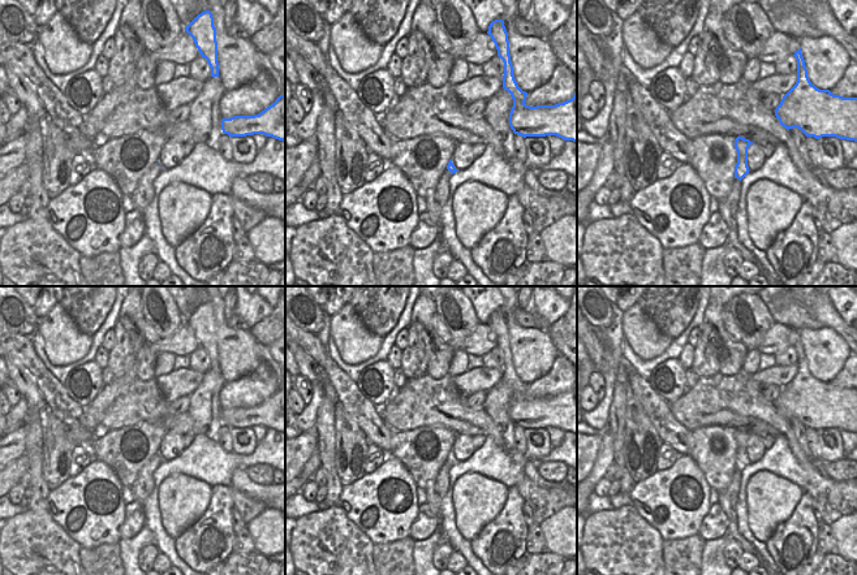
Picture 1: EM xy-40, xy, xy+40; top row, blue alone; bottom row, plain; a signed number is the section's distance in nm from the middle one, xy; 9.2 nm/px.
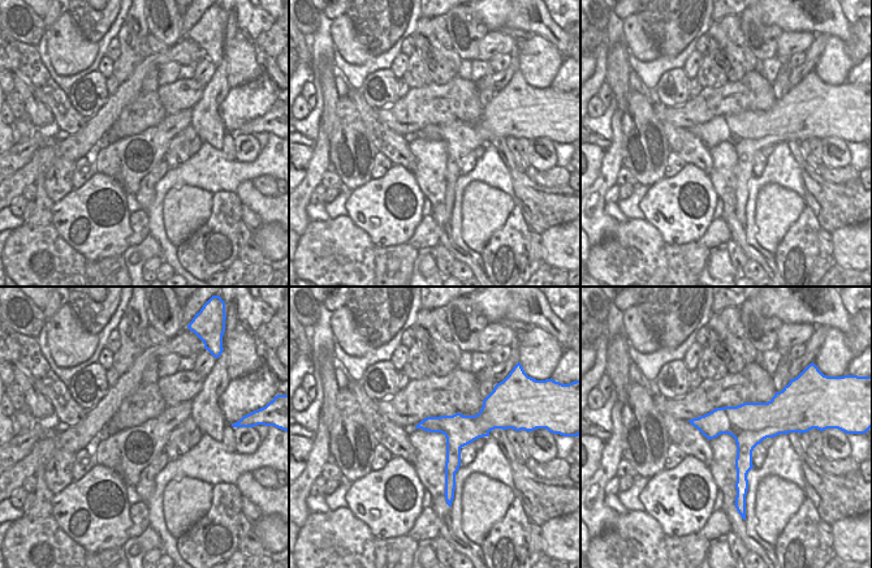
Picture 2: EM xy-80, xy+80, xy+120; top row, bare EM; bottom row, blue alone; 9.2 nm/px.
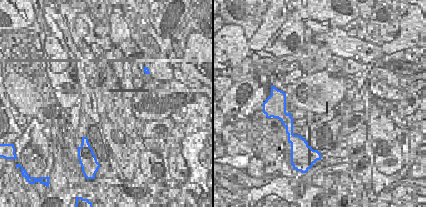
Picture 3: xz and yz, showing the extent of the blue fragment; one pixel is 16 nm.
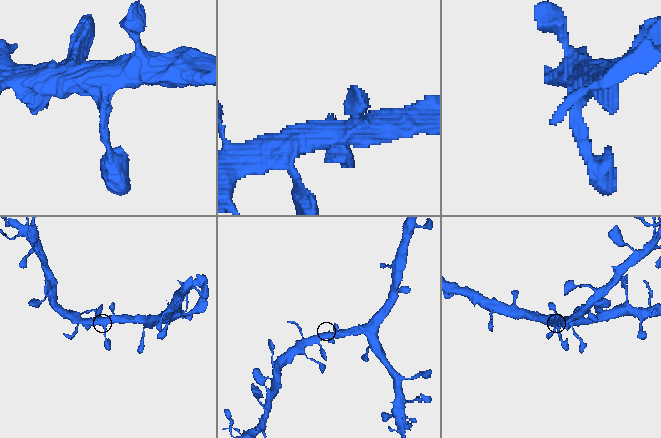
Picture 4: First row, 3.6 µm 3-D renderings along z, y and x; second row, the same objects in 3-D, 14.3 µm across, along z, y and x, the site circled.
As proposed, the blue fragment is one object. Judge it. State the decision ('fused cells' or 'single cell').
single cell

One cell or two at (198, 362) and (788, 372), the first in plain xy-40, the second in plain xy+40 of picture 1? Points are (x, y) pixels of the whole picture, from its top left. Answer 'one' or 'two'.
two

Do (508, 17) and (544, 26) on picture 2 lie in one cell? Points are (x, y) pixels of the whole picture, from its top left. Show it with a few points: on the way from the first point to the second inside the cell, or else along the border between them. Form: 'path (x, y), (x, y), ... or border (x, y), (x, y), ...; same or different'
path (517, 17), (526, 17), (535, 22); same

